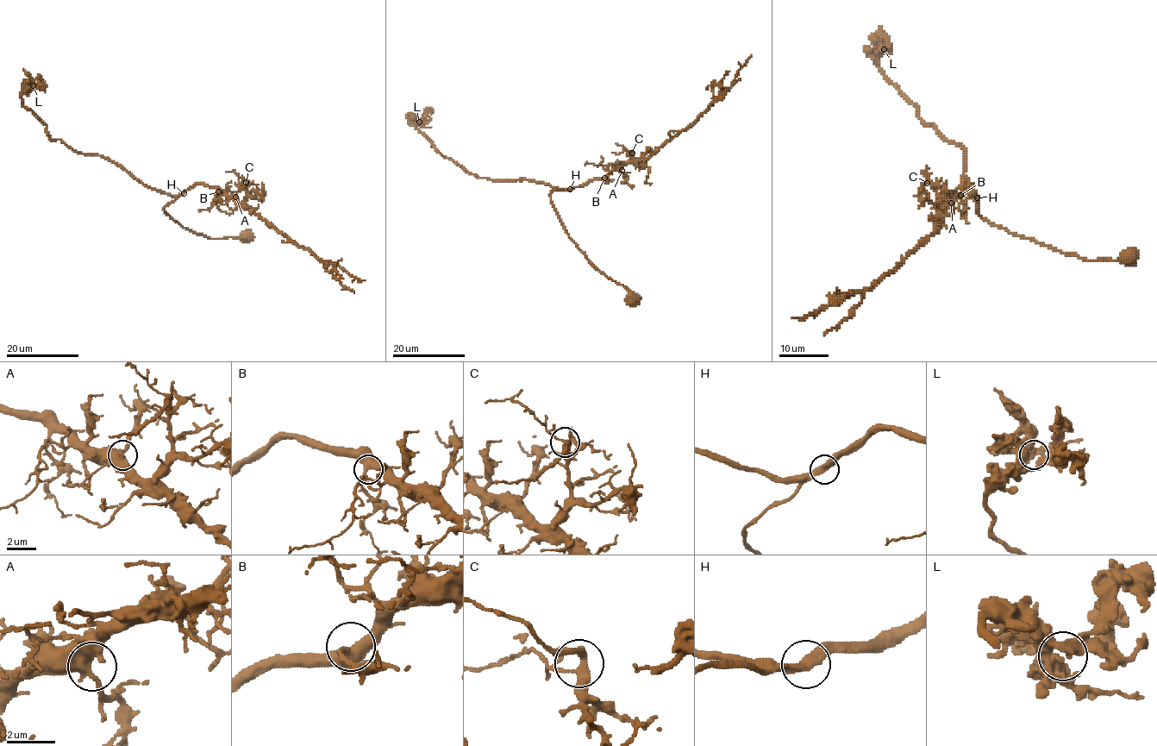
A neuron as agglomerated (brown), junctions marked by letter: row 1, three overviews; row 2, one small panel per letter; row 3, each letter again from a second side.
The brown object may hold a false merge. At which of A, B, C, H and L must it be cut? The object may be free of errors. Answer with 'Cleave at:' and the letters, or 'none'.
Cleave at: none

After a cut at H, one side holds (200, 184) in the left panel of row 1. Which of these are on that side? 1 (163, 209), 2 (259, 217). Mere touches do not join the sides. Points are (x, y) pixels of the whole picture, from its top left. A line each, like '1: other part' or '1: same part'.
1: other part
2: same part

